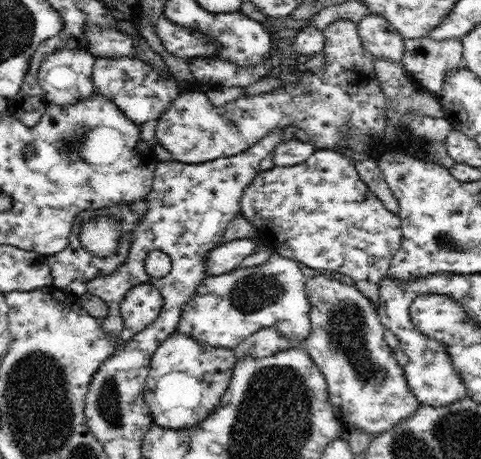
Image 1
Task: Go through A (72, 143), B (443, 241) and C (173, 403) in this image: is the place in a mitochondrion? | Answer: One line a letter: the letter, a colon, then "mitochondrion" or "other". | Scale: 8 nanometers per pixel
A: mitochondrion
B: mitochondrion
C: other

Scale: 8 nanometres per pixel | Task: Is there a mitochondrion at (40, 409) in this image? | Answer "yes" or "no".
yes

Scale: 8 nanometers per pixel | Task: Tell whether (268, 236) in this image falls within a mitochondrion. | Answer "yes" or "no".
no

